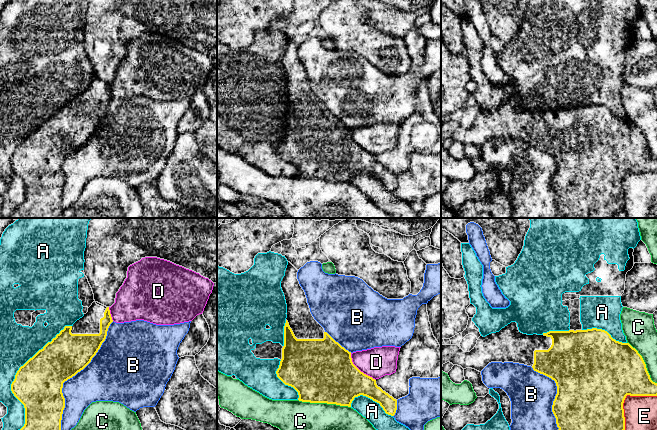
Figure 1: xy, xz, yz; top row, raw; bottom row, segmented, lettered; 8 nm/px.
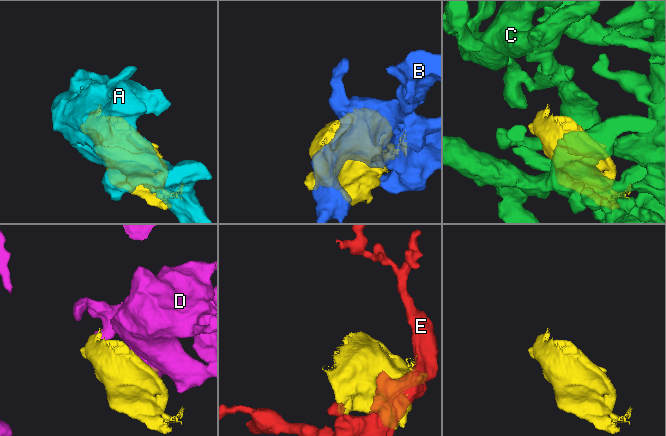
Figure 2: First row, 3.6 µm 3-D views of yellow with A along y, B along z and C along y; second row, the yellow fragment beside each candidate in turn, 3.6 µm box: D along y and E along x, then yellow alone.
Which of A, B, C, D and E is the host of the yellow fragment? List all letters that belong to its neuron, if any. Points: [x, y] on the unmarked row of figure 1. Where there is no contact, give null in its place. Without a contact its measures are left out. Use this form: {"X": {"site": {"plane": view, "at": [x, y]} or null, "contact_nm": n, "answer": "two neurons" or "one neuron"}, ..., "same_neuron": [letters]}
{"A": {"site": {"plane": "xy", "at": [14, 156]}, "contact_nm": 1050, "answer": "two neurons"}, "B": {"site": {"plane": "xy", "at": [70, 153]}, "contact_nm": 1000, "answer": "two neurons"}, "C": {"site": {"plane": "xz", "at": [324, 178]}, "contact_nm": 420, "answer": "two neurons"}, "D": {"site": {"plane": "xz", "at": [358, 145]}, "contact_nm": 300, "answer": "two neurons"}, "E": {"site": {"plane": "yz", "at": [624, 175]}, "contact_nm": 420, "answer": "two neurons"}, "same_neuron": []}

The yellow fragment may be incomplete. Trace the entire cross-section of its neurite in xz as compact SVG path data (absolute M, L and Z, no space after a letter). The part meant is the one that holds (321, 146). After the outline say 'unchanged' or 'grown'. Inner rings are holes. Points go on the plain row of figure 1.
M288 38L281 57L287 80L287 94L277 153L298 168L299 177L351 183L354 174L363 171L379 179L386 190L394 192L397 176L378 163L375 155L361 148L353 140L351 128L336 118L314 95L305 68L297 55L297 48L298 46Z | grown

